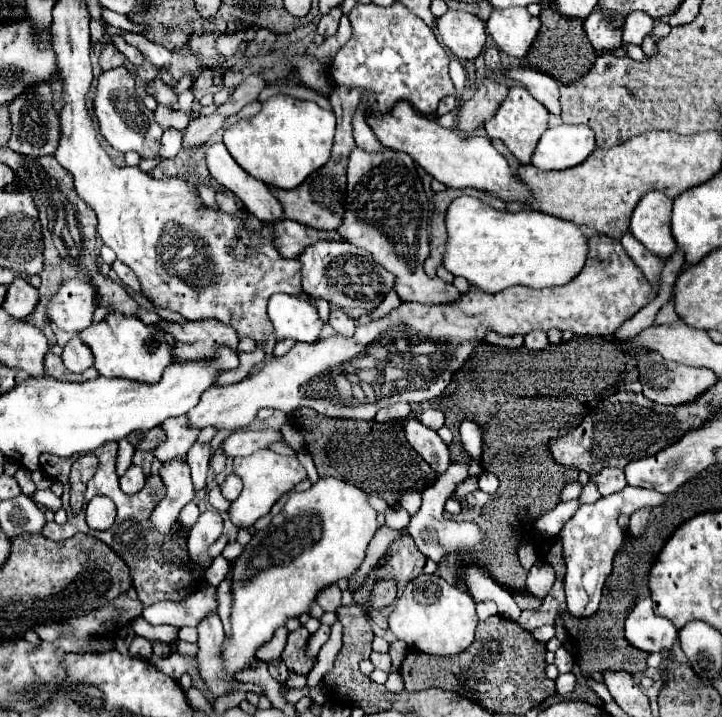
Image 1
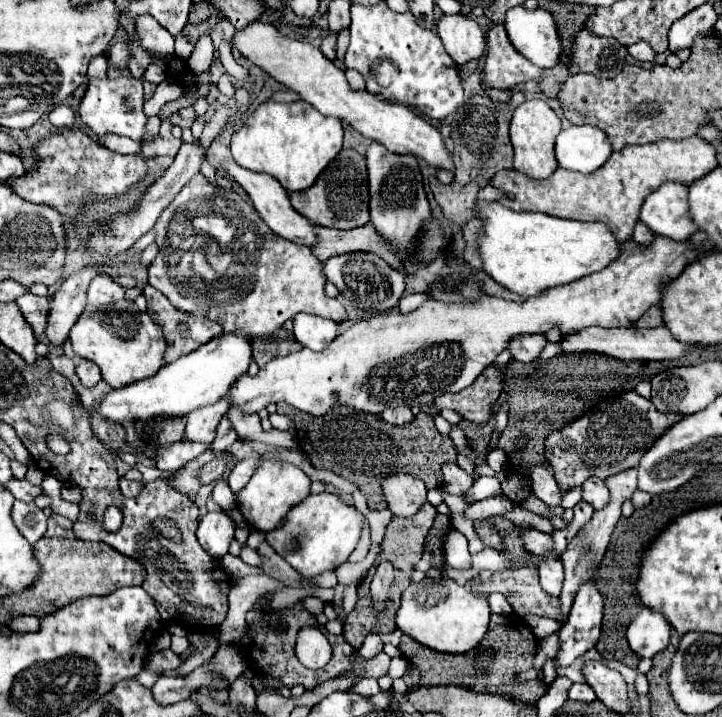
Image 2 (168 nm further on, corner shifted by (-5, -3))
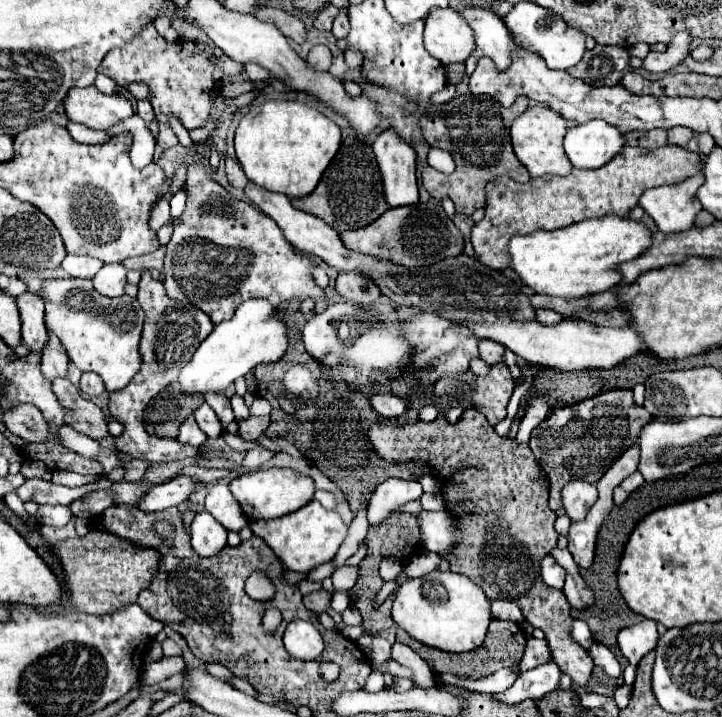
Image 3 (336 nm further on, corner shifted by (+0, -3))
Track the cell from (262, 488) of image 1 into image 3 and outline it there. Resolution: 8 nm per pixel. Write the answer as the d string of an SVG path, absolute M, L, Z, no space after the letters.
M267 469L267 471L249 473L249 475L239 475L229 483L229 489L235 495L235 499L241 503L247 519L253 521L253 519L283 517L287 513L293 513L305 507L305 503L313 499L315 483L311 477L301 475L293 469Z

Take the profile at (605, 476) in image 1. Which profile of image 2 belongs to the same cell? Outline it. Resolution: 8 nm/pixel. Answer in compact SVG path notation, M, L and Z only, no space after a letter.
M588 479L582 483L582 491L582 501L590 503L594 509L602 509L610 501L610 491L606 491L606 483L602 479Z

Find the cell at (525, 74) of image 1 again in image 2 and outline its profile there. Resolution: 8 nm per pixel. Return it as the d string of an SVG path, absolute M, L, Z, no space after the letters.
M494 25L488 31L488 57L482 69L484 83L496 89L514 89L514 85L522 85L528 81L542 81L544 69L532 65L526 57L522 57L508 41L508 35L502 25Z

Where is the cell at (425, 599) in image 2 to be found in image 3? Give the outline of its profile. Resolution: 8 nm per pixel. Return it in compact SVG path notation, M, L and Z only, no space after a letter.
M431 571L419 579L407 579L393 601L393 621L413 639L449 653L465 653L481 647L491 623L491 603L469 577L453 571Z

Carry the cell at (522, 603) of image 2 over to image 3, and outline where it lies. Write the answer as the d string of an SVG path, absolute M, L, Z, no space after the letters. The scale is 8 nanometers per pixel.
M535 387L521 397L519 409L507 437L495 433L485 415L477 409L463 411L457 423L449 423L443 413L435 421L415 425L375 425L369 427L369 441L381 459L393 463L421 461L433 469L441 487L459 485L465 489L467 499L455 507L453 523L457 527L457 547L449 555L441 555L451 563L451 571L467 575L477 583L487 599L517 601L525 619L545 633L553 661L567 673L575 685L587 685L593 671L593 659L573 637L569 637L571 605L561 589L545 587L539 563L557 545L553 523L557 515L547 507L549 489L539 483L543 475L531 447L515 443L519 421L524 416L529 397Z

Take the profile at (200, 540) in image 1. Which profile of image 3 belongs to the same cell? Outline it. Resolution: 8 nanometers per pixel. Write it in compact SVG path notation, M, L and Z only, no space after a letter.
M201 511L191 523L191 545L201 557L217 555L227 545L227 531L207 511Z

